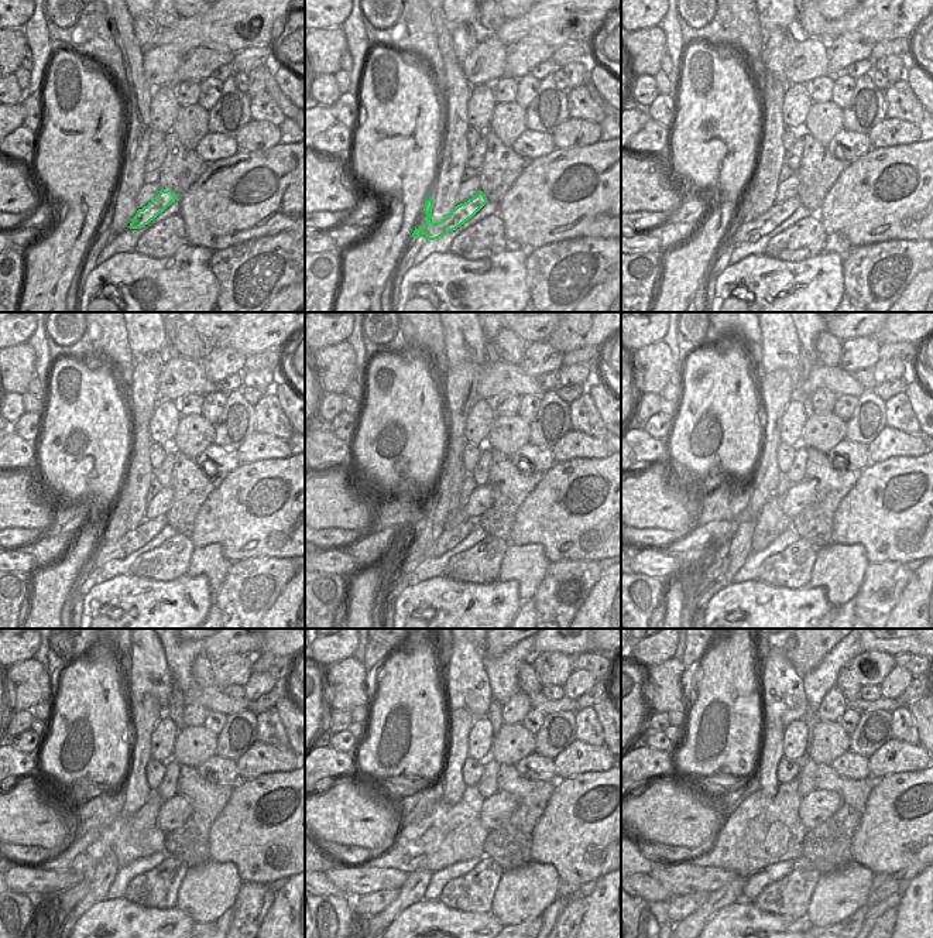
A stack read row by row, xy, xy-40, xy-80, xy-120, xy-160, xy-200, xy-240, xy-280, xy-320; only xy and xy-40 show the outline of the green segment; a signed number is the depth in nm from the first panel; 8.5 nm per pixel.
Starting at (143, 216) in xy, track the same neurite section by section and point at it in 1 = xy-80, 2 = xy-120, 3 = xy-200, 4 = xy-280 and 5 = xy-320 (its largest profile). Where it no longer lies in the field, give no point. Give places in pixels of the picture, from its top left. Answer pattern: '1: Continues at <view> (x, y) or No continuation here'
1: Continues at xy-80 (753, 230)
2: Continues at xy-120 (133, 540)
3: Continues at xy-200 (713, 581)
4: Continues at xy-280 (366, 906)
5: Continues at xy-320 (679, 907)

